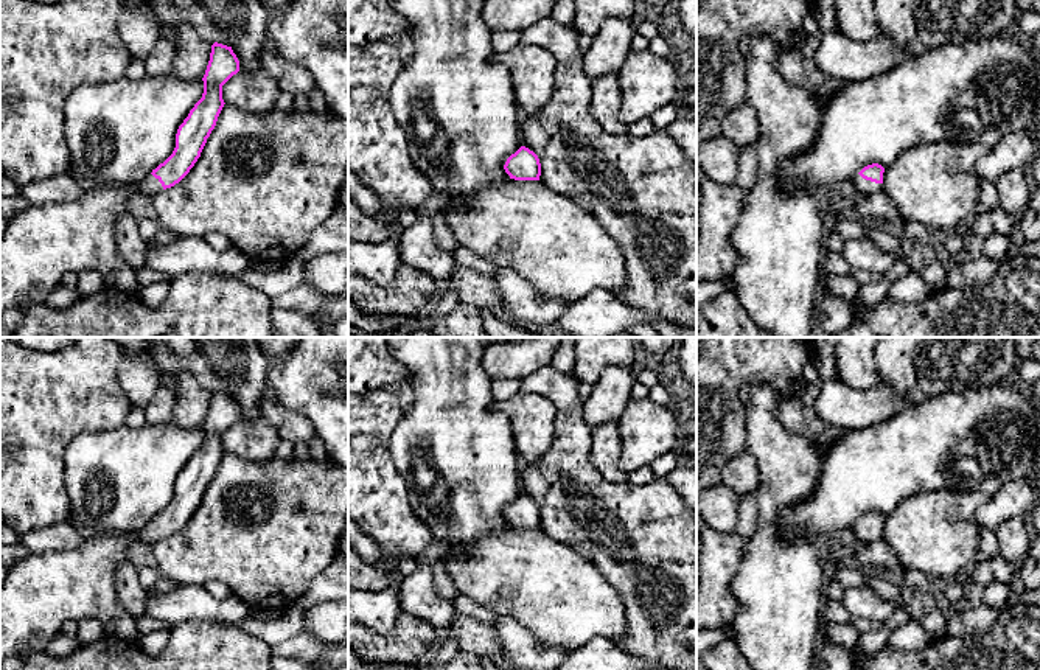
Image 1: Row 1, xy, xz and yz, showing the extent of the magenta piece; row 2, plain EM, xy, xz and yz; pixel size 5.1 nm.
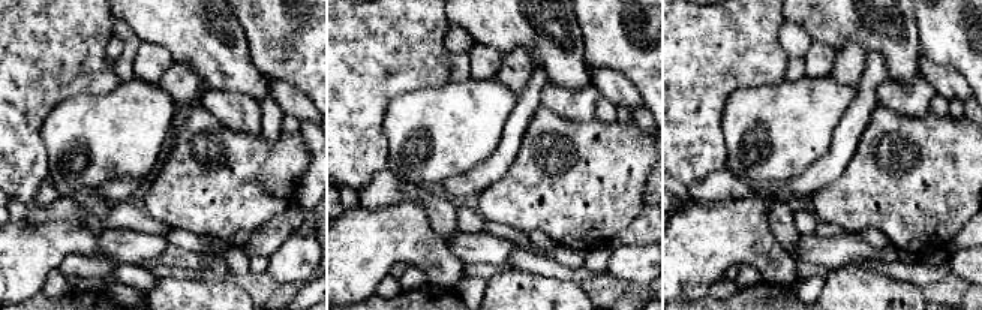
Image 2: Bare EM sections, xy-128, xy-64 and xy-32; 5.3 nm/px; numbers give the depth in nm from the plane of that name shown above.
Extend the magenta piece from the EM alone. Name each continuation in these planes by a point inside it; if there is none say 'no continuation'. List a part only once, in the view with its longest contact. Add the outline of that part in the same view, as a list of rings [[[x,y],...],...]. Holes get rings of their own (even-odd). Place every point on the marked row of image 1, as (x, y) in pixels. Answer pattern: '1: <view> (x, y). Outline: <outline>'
1: yz (858, 184). Outline: [[[857,174],[850,183],[852,190],[860,194],[872,194],[883,190],[883,183],[875,183]]]

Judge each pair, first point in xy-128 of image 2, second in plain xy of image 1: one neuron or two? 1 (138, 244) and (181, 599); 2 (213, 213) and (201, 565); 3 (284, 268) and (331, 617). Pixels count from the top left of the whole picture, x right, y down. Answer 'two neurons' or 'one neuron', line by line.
1: one neuron
2: one neuron
3: one neuron

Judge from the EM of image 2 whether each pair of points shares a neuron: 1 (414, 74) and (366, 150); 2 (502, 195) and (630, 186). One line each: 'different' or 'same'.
1: same
2: same

